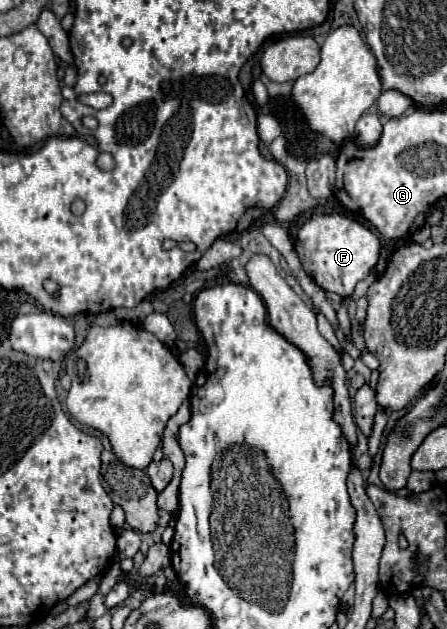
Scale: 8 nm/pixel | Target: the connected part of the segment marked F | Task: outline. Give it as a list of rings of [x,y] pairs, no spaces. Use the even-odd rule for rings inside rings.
[[[316,214],[298,228],[294,248],[302,268],[320,288],[346,298],[354,292],[354,286],[376,266],[382,246],[376,232],[354,218],[344,214]]]

